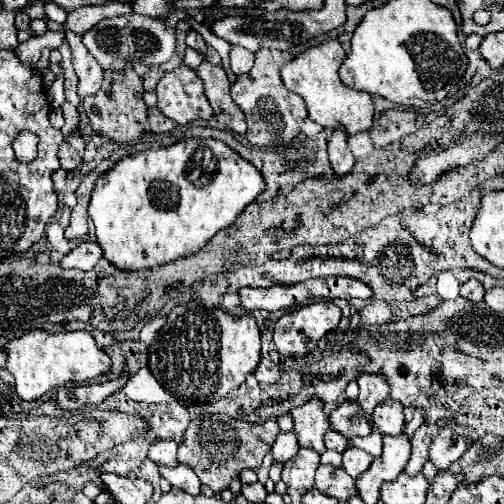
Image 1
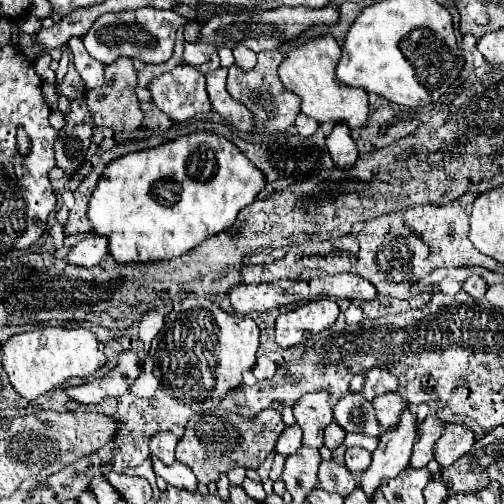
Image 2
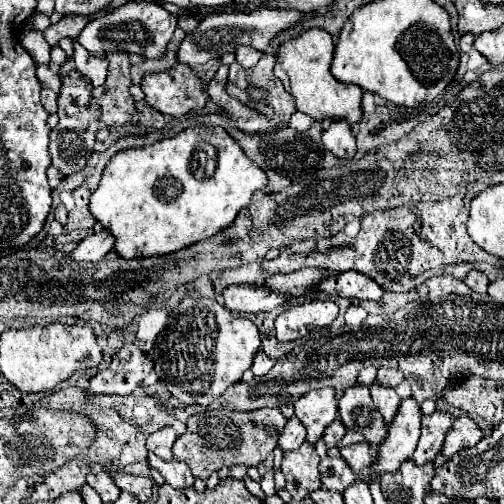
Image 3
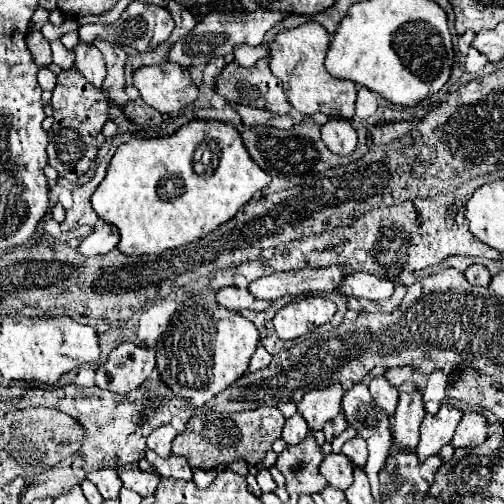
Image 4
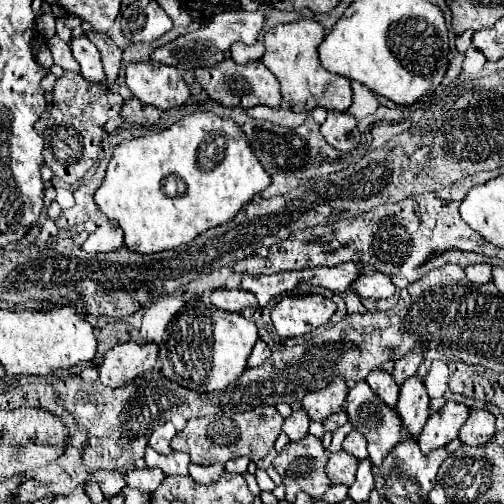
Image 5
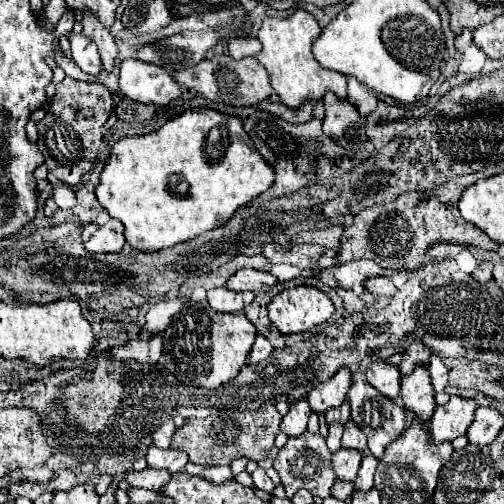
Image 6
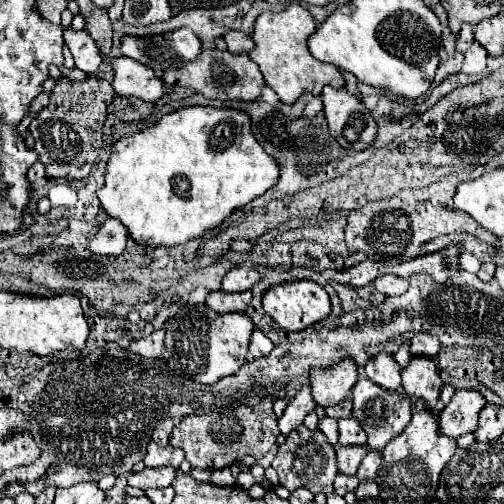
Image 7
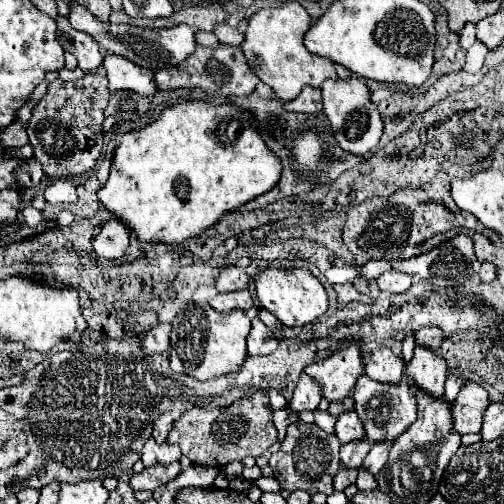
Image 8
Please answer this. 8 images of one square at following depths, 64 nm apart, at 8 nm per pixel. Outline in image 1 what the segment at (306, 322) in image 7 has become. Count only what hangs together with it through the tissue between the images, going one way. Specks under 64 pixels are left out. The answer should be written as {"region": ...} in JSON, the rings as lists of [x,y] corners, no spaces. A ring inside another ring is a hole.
{"region":[[[320,300],[284,314],[274,328],[274,342],[282,356],[304,356],[314,342],[340,322],[340,308],[332,300]]]}

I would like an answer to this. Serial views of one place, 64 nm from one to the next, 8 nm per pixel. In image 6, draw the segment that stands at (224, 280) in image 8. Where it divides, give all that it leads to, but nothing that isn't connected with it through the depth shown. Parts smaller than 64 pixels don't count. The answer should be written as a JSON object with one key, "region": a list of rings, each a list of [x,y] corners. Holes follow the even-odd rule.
{"region":[[[242,268],[236,274],[232,274],[226,282],[228,290],[236,290],[236,292],[244,292],[244,290],[252,290],[252,292],[260,292],[260,290],[268,290],[270,286],[276,284],[276,278],[270,272],[260,272],[260,270],[250,270],[250,268]]]}

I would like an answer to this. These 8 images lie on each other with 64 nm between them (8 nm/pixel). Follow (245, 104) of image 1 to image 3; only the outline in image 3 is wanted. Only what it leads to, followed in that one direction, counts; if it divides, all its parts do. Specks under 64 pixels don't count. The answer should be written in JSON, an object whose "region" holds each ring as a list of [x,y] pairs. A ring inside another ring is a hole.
{"region":[[[264,54],[260,58],[260,62],[254,66],[254,68],[242,68],[238,62],[230,64],[230,72],[228,72],[228,82],[226,82],[226,92],[240,100],[242,104],[266,114],[270,120],[276,120],[276,122],[288,122],[292,112],[296,110],[294,106],[294,98],[288,96],[288,92],[284,90],[282,82],[274,76],[272,72],[272,66],[276,62],[276,56],[274,54]]]}

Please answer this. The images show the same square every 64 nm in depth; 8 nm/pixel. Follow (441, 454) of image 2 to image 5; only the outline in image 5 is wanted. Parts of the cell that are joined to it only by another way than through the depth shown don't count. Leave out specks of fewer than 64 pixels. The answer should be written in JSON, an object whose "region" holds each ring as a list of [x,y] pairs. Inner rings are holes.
{"region":[[[472,410],[470,418],[460,430],[460,440],[466,446],[484,446],[488,440],[492,440],[496,432],[496,416],[490,414],[488,410]]]}

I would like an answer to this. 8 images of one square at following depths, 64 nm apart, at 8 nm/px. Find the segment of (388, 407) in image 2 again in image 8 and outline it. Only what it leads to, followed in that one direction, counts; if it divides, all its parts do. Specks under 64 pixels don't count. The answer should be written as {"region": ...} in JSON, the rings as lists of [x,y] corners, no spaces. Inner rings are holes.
{"region":[[[382,346],[366,358],[364,372],[366,372],[366,376],[370,376],[376,382],[398,384],[404,374],[404,360],[400,356],[396,356],[390,348]]]}

